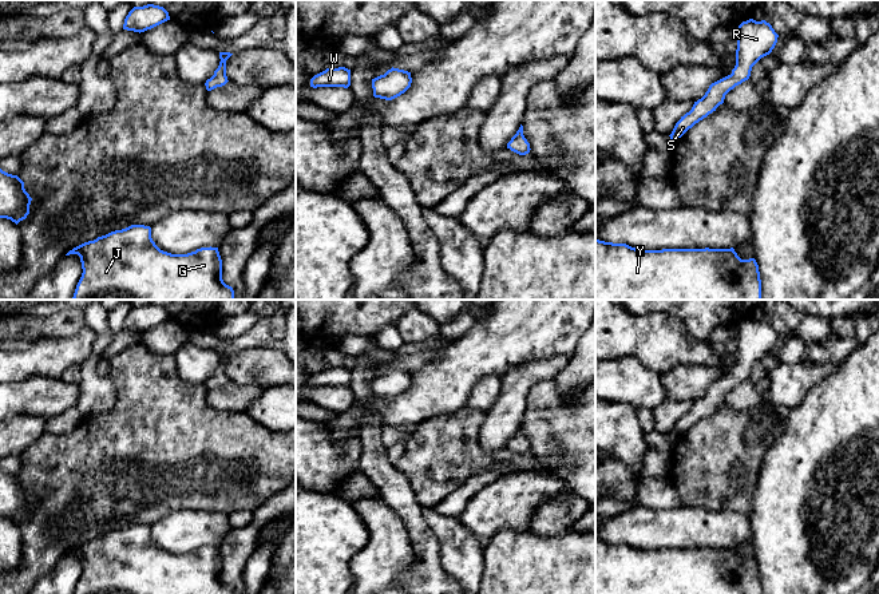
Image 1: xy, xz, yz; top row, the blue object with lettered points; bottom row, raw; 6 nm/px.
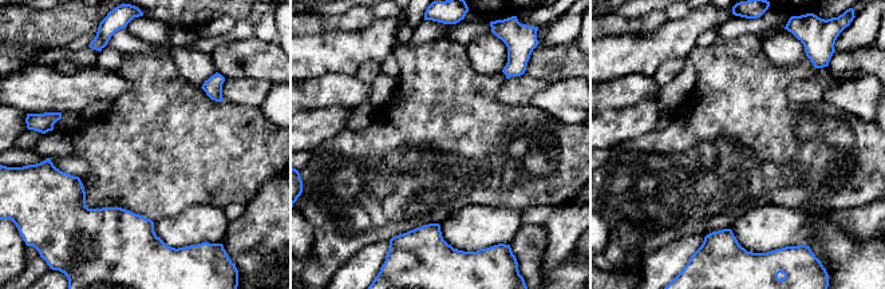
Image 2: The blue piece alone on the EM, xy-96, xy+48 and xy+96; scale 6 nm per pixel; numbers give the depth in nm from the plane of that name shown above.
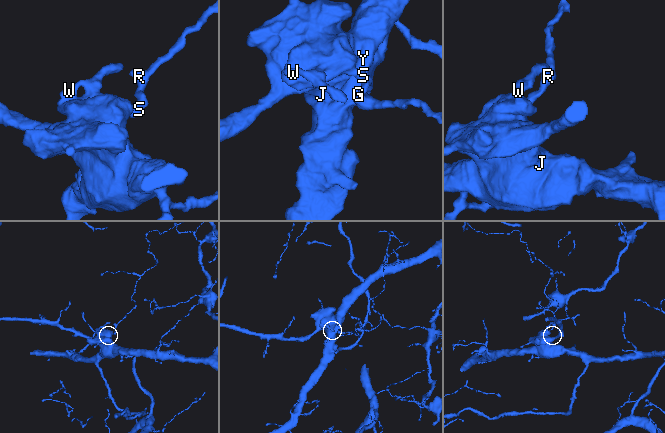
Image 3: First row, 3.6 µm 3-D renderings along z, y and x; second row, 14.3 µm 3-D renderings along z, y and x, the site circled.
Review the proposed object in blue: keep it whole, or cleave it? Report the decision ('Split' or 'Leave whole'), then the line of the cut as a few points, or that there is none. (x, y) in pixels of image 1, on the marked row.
Leave whole. No split

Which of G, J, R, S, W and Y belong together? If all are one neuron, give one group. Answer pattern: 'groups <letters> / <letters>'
groups G J R S W Y

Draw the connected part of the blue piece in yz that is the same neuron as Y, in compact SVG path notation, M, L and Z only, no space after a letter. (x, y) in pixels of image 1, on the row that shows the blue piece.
M595 239L595 300L761 300L761 280L756 260L741 260L733 248L641 250Z

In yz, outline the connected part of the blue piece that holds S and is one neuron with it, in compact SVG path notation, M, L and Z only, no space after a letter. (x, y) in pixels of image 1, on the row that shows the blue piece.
M749 19L739 25L736 66L732 74L712 83L705 95L694 102L692 110L676 123L670 139L681 138L696 123L724 103L725 95L736 86L748 80L752 67L764 56L769 55L777 43L779 35L765 20Z

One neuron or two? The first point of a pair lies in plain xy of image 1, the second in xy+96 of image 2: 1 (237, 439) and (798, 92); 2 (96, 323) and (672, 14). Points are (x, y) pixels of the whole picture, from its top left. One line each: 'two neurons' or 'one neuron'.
1: two neurons
2: one neuron

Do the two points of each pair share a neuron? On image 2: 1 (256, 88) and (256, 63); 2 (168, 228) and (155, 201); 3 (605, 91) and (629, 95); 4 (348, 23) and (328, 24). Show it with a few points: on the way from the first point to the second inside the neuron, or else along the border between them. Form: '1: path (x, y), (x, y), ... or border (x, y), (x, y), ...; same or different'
1: border (225, 78), (260, 78), (273, 83); different
2: border (193, 205), (174, 216), (164, 217), (154, 222); different
3: path (611, 94), (624, 94); same
4: path (343, 23), (334, 23); same

